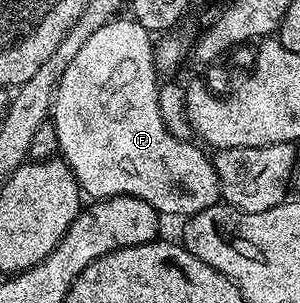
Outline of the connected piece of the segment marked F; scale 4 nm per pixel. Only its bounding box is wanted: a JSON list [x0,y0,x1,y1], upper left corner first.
[50,16,221,216]

